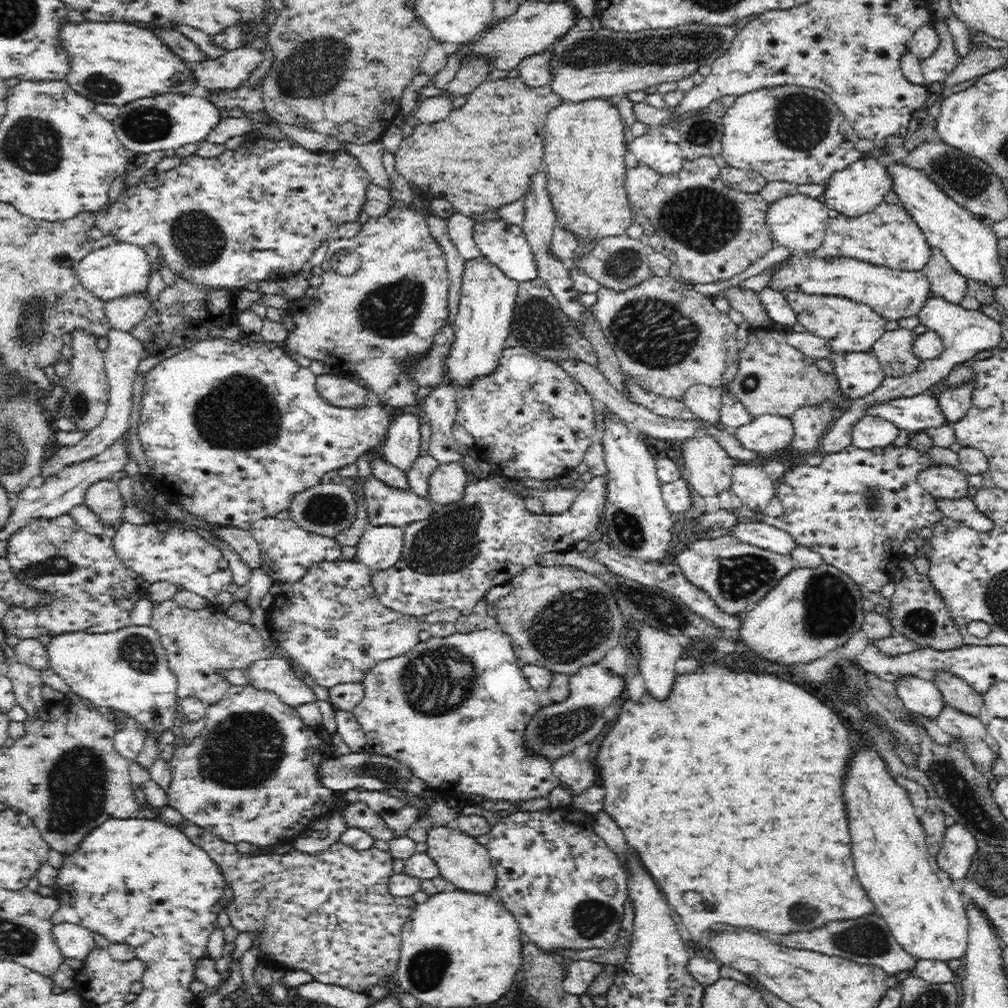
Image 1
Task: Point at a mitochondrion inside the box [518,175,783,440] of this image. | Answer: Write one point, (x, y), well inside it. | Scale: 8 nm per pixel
(653, 332)

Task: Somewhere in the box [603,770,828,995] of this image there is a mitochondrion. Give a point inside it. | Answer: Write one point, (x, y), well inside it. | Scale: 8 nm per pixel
(806, 915)

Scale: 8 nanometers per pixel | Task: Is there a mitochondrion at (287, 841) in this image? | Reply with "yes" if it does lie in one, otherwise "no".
no

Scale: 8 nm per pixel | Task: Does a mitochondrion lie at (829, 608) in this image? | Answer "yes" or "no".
yes

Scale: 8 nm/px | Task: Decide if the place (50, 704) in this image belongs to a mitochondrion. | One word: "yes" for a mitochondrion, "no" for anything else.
no

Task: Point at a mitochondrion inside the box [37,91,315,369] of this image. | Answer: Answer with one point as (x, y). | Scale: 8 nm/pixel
(199, 240)

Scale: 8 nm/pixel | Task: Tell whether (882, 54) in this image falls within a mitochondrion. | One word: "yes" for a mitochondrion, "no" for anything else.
no

